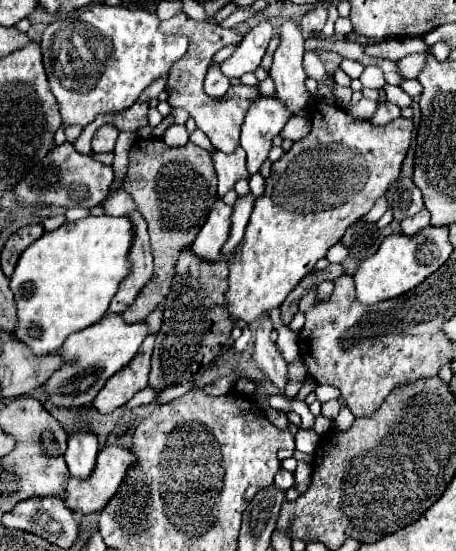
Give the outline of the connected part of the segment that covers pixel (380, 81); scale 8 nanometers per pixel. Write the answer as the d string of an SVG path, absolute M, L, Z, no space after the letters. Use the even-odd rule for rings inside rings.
M370 65L370 67L366 67L362 71L360 81L362 81L364 87L370 87L370 89L382 89L386 85L384 75L382 75L382 69L380 67L374 67L374 65Z

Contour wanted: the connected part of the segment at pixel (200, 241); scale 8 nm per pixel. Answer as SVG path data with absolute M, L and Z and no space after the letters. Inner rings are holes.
M218 199L218 203L214 203L214 211L210 211L200 235L192 245L192 253L196 257L210 263L218 261L220 249L230 235L230 225L232 225L230 215L232 215L232 207L228 207L222 199Z

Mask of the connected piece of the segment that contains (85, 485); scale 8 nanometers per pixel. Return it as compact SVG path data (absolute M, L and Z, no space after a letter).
M106 445L104 449L100 449L98 453L98 461L96 461L96 469L94 475L90 475L90 479L80 481L80 479L68 479L68 489L64 495L64 503L74 511L74 513L96 513L102 511L102 507L106 507L106 503L118 493L126 473L136 465L136 457L132 455L132 451L128 447L118 447L118 445Z

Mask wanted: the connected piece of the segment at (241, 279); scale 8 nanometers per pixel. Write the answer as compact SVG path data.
M316 103L316 105L314 105L314 109L310 111L310 121L312 121L312 131L310 131L304 139L296 141L296 143L292 145L292 149L290 149L286 155L282 155L280 161L272 163L272 175L266 179L266 193L264 193L264 197L256 199L252 217L250 217L250 221L248 221L246 233L244 233L244 239L242 239L240 247L236 249L234 259L232 259L232 263L230 263L230 277L228 277L230 289L228 289L226 295L228 295L228 311L230 311L230 315L232 315L234 321L240 319L240 321L244 321L244 323L254 323L254 321L260 319L260 315L268 313L268 311L274 309L274 307L280 307L280 305L284 303L284 299L288 297L288 293L312 271L314 263L316 263L318 259L322 259L322 257L326 255L326 251L328 251L334 243L338 243L338 241L342 239L342 235L346 233L346 229L348 229L354 221L358 221L360 217L364 217L364 215L374 207L376 199L382 197L382 195L390 189L390 185L398 179L400 169L402 169L402 161L404 161L406 151L408 151L408 147L410 147L412 127L414 127L412 121L410 121L410 119L404 119L404 117L398 117L398 119L386 123L386 125L372 125L370 121L356 121L356 119L352 119L344 109L334 107L334 105L326 105L326 103Z

